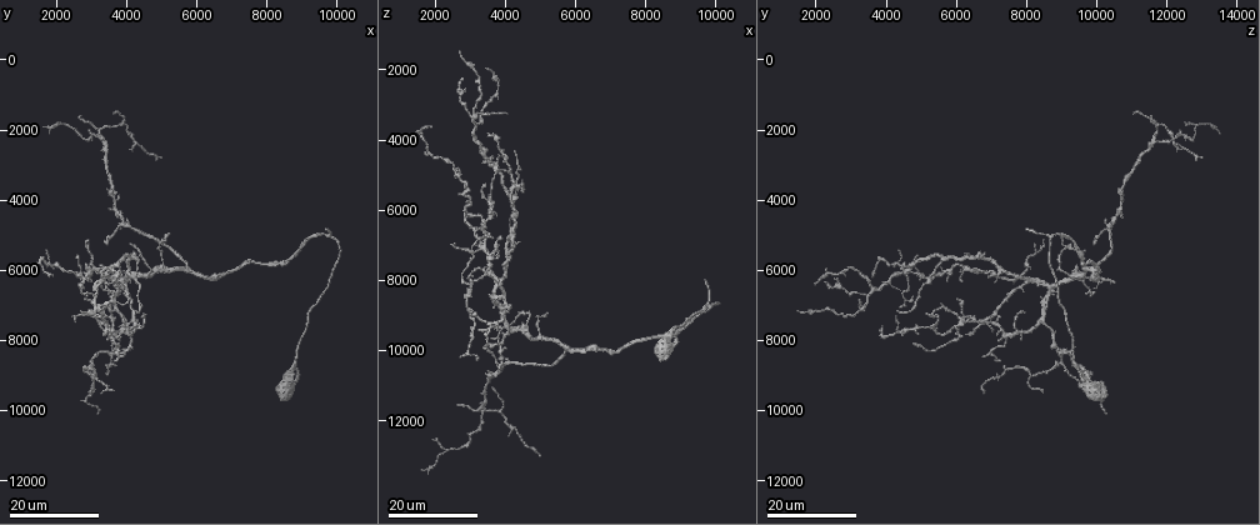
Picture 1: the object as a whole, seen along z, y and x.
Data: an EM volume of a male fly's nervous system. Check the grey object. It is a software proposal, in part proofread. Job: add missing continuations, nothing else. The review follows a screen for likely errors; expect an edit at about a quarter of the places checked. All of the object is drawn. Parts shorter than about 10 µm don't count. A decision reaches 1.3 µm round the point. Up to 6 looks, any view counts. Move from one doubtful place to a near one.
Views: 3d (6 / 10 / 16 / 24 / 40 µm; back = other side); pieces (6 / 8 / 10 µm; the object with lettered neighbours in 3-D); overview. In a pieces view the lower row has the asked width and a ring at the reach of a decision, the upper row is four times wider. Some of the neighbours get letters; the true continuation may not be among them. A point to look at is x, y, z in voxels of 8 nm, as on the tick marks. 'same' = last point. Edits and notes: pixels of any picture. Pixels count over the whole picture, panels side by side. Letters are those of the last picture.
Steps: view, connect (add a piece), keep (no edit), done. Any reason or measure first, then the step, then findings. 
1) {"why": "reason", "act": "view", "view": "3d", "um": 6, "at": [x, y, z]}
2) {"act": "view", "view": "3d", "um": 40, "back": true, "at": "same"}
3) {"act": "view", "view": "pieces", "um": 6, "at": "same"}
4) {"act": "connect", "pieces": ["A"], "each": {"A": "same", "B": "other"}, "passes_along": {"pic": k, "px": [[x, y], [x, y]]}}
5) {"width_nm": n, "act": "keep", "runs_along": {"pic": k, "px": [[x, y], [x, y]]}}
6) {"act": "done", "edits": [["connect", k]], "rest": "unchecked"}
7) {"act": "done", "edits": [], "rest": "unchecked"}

{"why": "stops while still wide", "act": "view", "view": "3d", "um": 24, "at": [3800, 6400, 10500]}

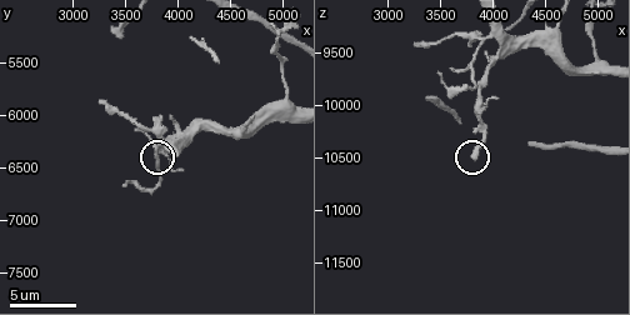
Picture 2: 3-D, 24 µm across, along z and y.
{"act": "view", "view": "pieces", "um": 8, "at": [3800, 6360, 10520]}

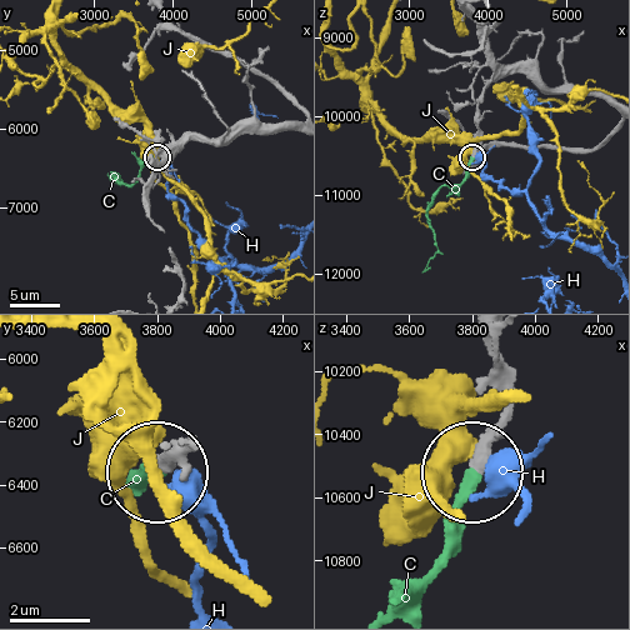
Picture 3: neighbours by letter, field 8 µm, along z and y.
{"width_nm": 320, "act": "connect", "pieces": ["C"], "each": {"C": "same", "H": "other", "J": "other"}, "passes_along": {"pic": 3, "px": [[479, 130], [468, 178], [430, 208], [436, 250], [423, 273]]}, "found": "the cell continues"}

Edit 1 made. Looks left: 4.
{"act": "view", "view": "overview"}

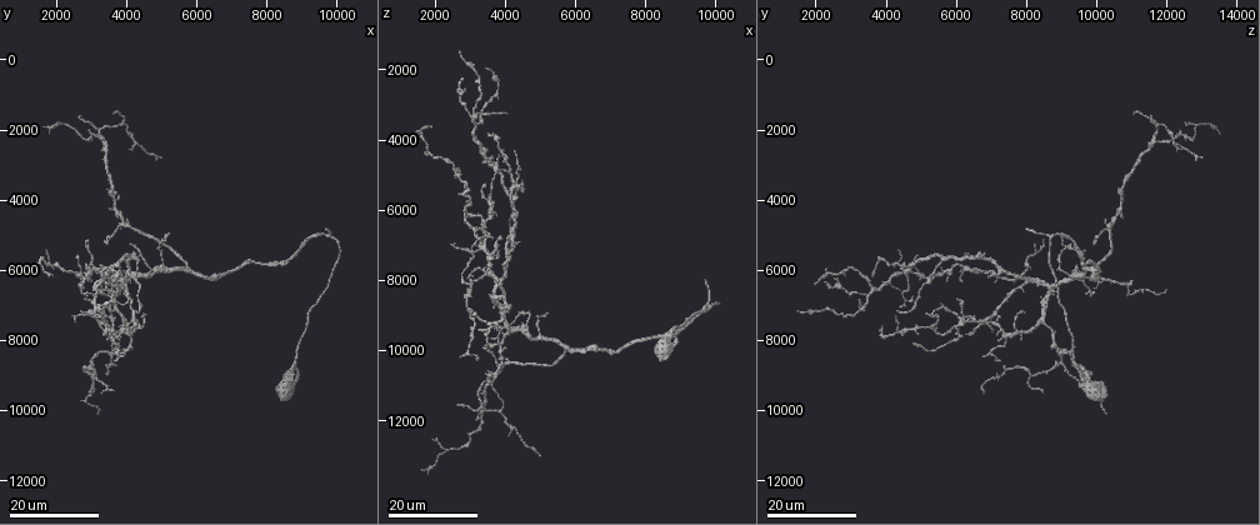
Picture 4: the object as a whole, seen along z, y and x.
{"why": "free end", "act": "view", "view": "3d", "um": 16, "at": [4200, 5300, 9200]}

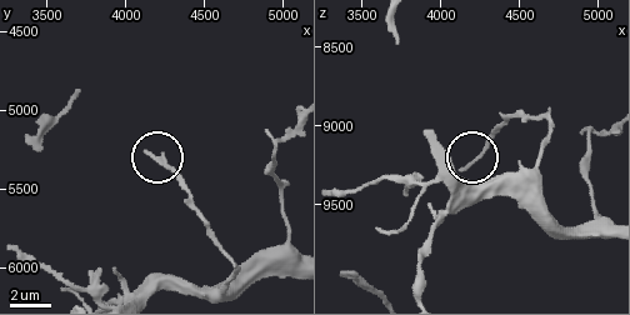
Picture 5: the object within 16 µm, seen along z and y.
{"act": "view", "view": "pieces", "um": 10, "at": [4120, 5280, 9280]}

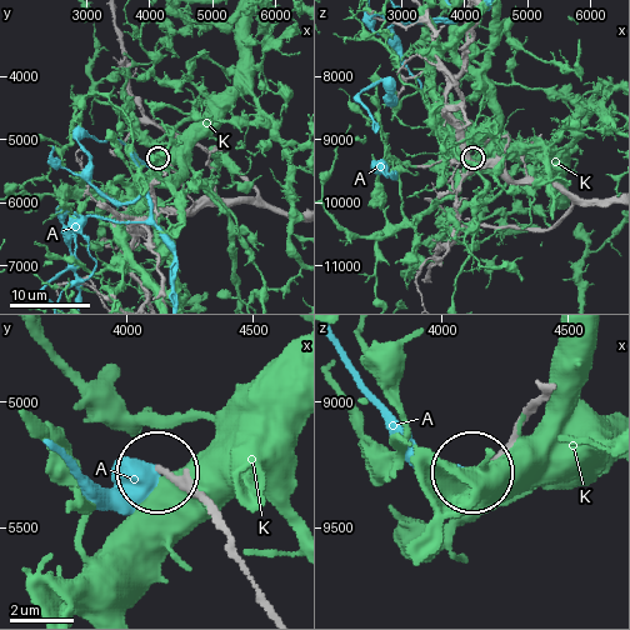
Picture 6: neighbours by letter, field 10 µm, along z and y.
{"width_nm": 140, "act": "keep", "each": {"A": "other", "K": "other"}, "found": "none of them fits"}

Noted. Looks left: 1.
{"act": "done", "edits": [["connect", 3]], "rest": "unchecked"}

